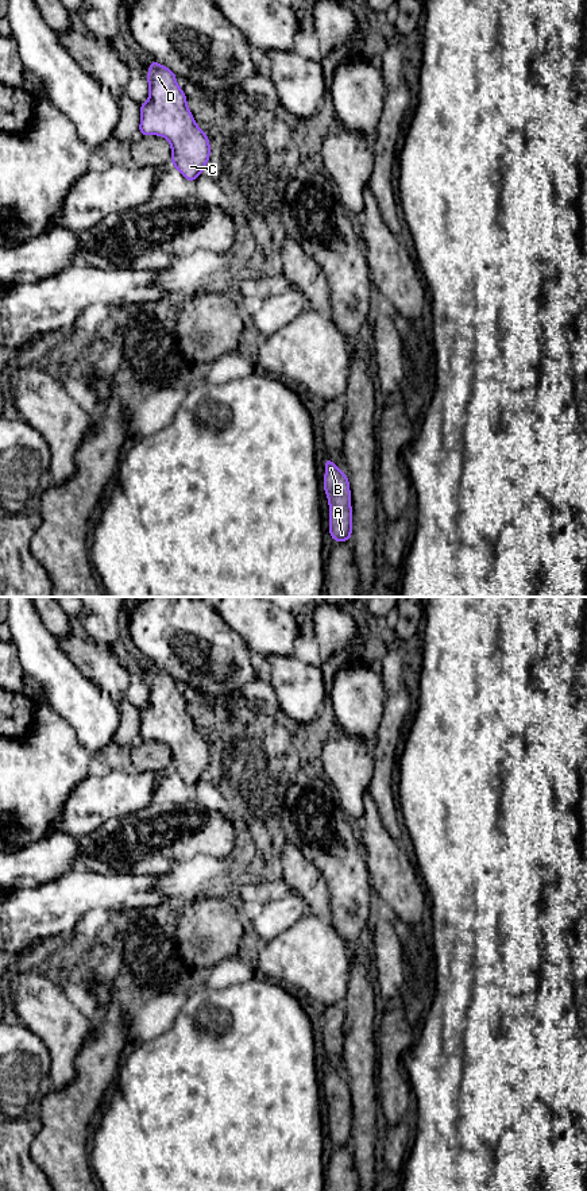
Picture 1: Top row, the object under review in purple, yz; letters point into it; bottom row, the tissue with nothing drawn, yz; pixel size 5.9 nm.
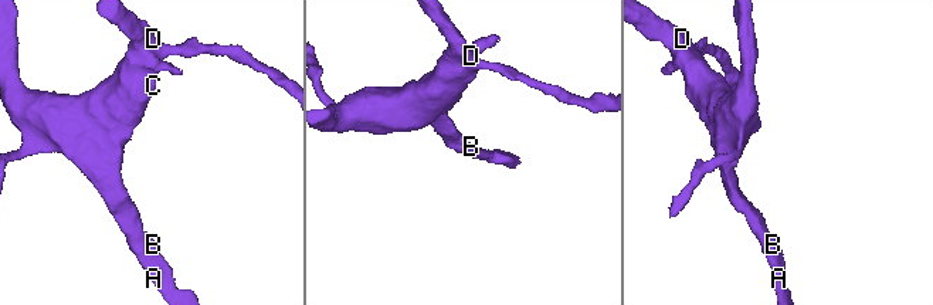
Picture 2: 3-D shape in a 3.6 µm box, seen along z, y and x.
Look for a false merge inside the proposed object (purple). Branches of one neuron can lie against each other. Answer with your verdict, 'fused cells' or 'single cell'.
single cell

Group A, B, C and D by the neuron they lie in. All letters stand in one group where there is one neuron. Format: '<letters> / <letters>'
A B C D

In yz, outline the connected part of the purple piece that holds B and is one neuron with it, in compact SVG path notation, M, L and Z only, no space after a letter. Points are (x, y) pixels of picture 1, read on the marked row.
M329 456L325 458L325 477L323 487L329 502L329 535L333 541L347 541L352 536L352 508L348 477Z

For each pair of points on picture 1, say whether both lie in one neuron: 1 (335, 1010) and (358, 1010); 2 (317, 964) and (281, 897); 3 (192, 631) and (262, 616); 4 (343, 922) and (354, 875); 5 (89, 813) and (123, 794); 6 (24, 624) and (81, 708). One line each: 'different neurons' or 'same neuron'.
1: different neurons
2: same neuron
3: same neuron
4: same neuron
5: same neuron
6: same neuron

